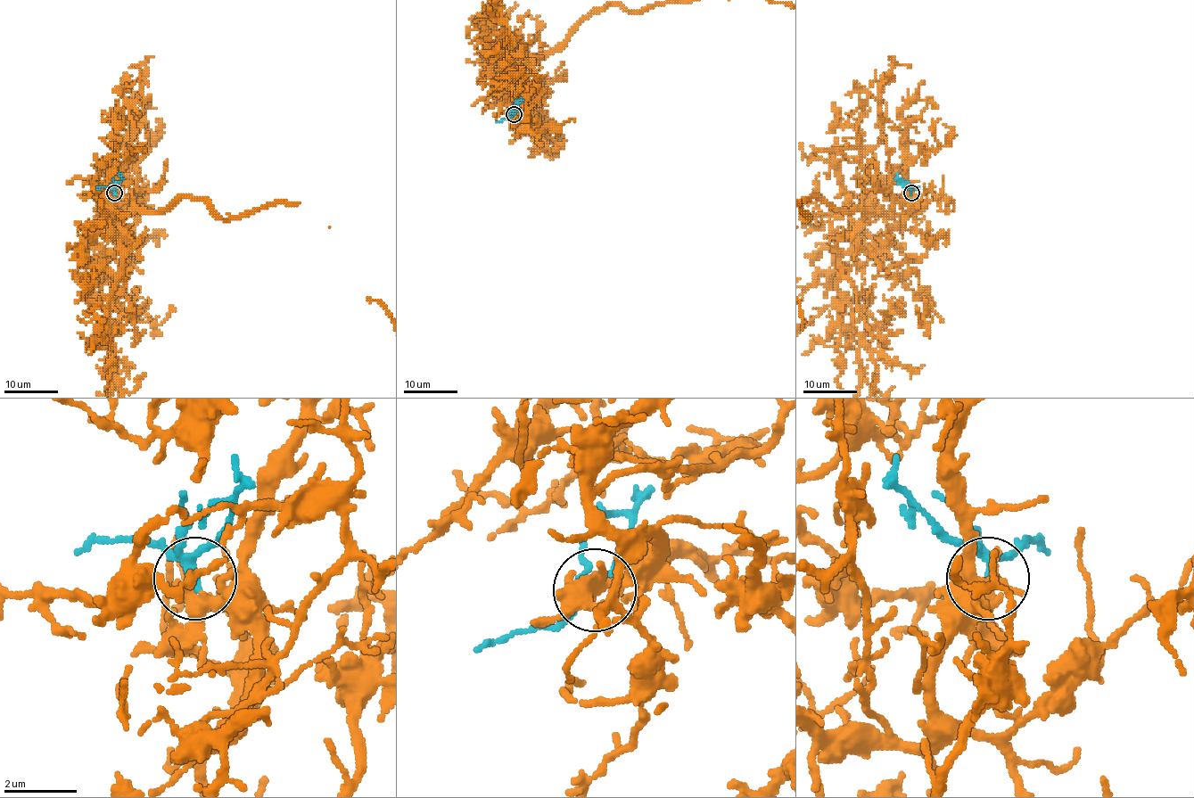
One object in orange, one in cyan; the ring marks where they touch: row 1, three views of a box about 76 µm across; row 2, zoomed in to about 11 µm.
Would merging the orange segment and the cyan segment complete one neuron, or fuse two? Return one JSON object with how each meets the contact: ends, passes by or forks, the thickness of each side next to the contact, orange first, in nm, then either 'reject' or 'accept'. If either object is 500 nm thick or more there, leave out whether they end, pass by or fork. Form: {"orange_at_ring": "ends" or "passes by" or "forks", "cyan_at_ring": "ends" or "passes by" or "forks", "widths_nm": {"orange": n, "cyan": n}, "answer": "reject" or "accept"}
{"orange_at_ring": "passes by", "cyan_at_ring": "forks", "widths_nm": {"orange": 320, "cyan": 190}, "answer": "accept"}

